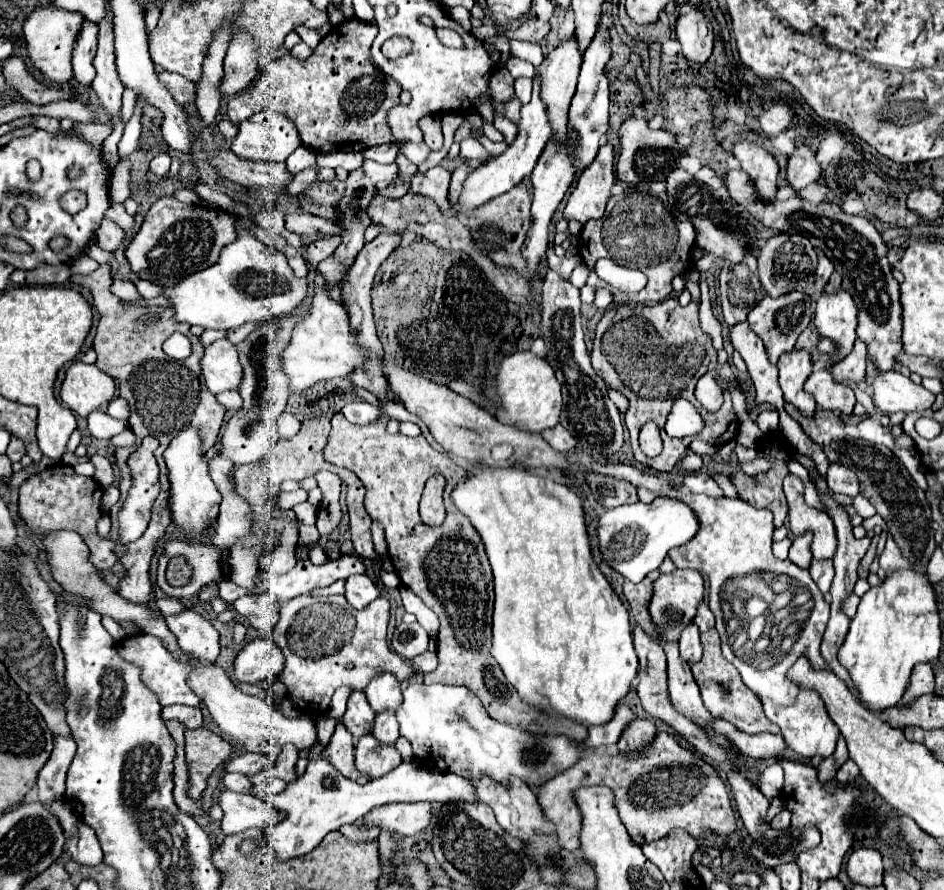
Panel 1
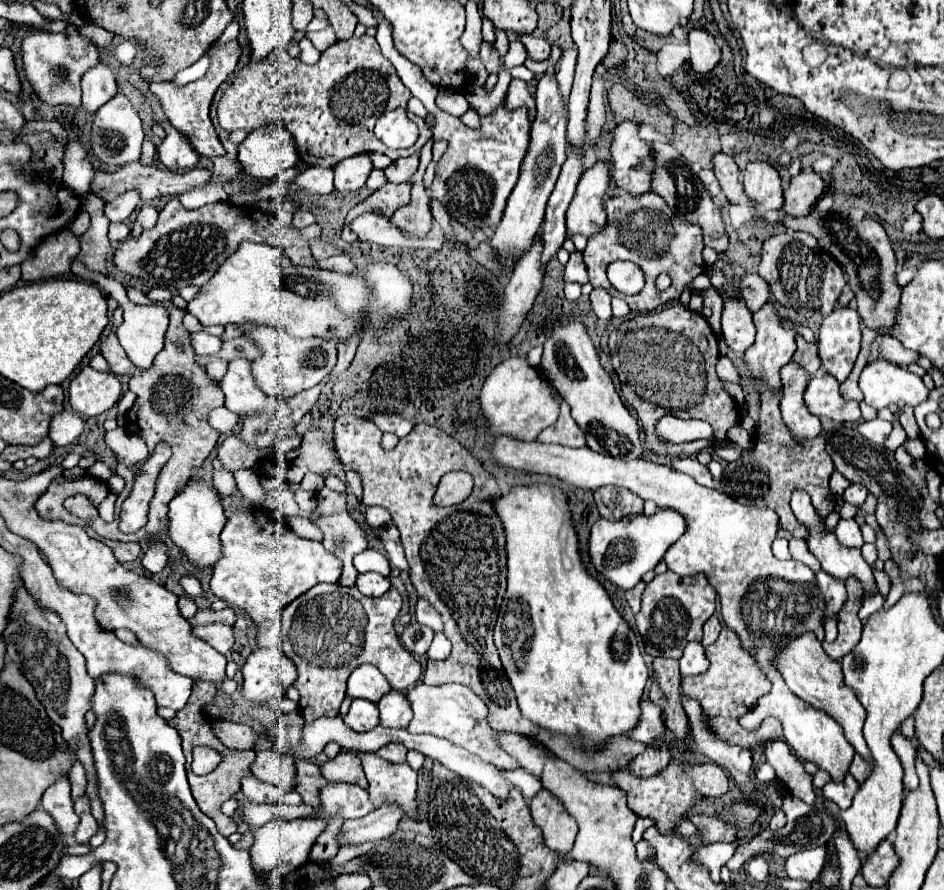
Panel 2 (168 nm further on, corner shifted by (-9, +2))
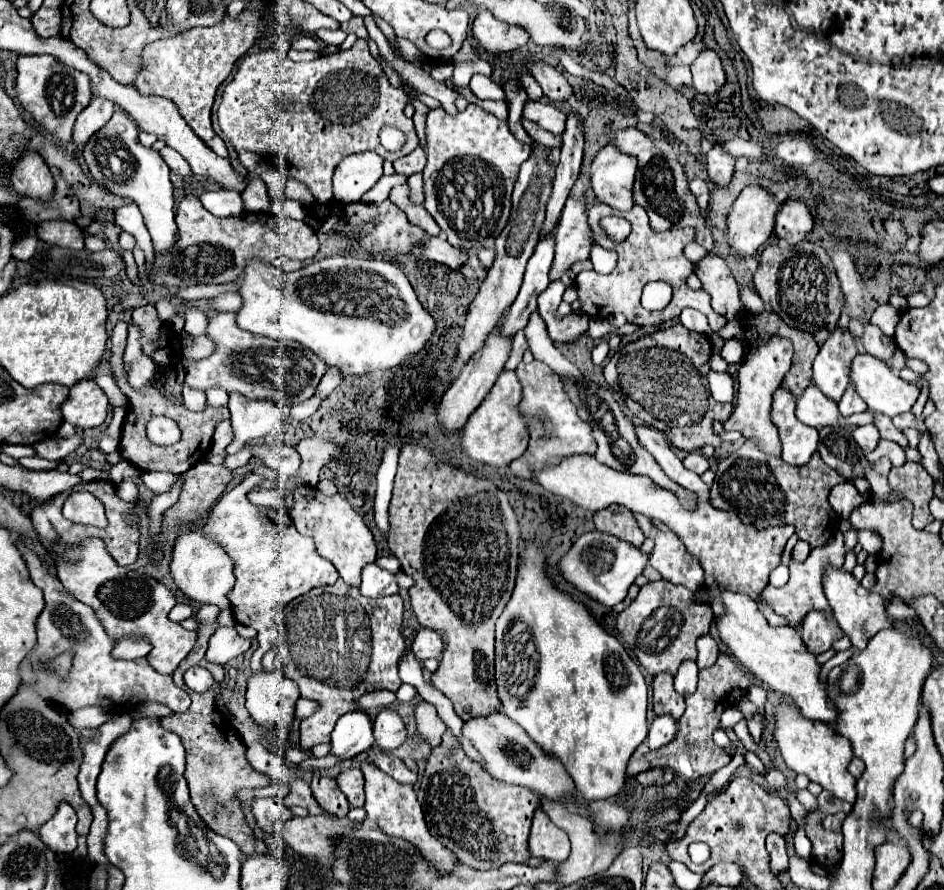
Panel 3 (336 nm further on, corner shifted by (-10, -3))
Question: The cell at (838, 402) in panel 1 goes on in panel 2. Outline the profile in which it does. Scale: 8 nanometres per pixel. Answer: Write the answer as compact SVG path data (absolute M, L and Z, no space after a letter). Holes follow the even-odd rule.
M813 376L803 394L805 406L811 414L819 418L829 418L837 422L855 422L861 418L859 402L845 402L839 394L839 382L835 378Z

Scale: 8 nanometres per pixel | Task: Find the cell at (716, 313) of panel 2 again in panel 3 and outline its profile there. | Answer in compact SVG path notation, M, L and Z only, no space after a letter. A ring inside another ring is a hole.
M600 203L600 205L596 205L596 207L592 207L588 211L588 221L590 221L590 227L594 231L594 237L596 237L598 245L618 253L618 265L616 265L616 269L610 275L600 275L600 273L596 273L592 269L592 271L584 271L584 273L580 273L576 277L578 299L582 301L582 311L588 317L602 319L602 317L610 317L614 313L624 313L628 323L658 327L664 321L676 319L684 307L692 307L696 311L702 311L708 317L712 333L718 333L720 329L724 329L726 319L722 315L714 313L714 309L710 307L710 295L706 295L704 291L690 289L686 285L686 279L694 273L694 265L684 255L684 247L688 243L696 241L696 231L692 227L668 229L668 231L662 231L662 233L654 233L650 229L648 215L646 215L646 211L642 207L634 205L630 211L620 213L620 211L614 211L610 205L604 205L604 203ZM606 215L618 215L618 217L624 217L624 219L628 219L632 223L632 231L630 231L630 235L624 241L612 241L604 233L604 229L600 227L600 219L606 217ZM648 281L666 281L672 287L672 291L674 291L672 301L662 311L646 311L640 305L640 293L642 293L642 287Z

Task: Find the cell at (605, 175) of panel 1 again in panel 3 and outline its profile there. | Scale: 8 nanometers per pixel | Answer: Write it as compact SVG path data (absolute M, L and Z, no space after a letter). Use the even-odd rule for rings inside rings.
M570 195L556 229L556 257L550 279L558 279L572 263L584 261L596 245L586 213L586 195Z

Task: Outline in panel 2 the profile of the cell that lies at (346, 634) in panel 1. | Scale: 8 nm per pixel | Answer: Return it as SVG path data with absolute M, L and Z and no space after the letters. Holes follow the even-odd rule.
M317 584L305 594L301 594L301 598L295 598L289 606L285 606L283 632L287 642L283 644L283 652L287 658L293 660L299 672L299 678L295 680L295 688L301 694L299 710L305 722L313 722L321 716L339 716L339 706L345 696L347 678L361 664L377 666L379 672L389 680L393 690L399 692L407 690L419 680L423 672L421 664L411 652L405 650L405 646L401 644L395 632L395 618L399 616L399 610L401 610L401 594L397 592L397 588L391 588L381 598L367 598L357 590L357 586L345 588L341 584Z

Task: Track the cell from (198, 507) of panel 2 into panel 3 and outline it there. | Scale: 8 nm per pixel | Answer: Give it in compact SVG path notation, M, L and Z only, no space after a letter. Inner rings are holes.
M190 529L190 531L180 531L176 543L174 543L174 553L172 553L172 563L170 563L170 573L174 577L174 583L194 601L198 603L212 603L218 605L220 609L230 607L230 601L226 593L234 587L234 563L226 555L224 547L210 539L202 529Z

